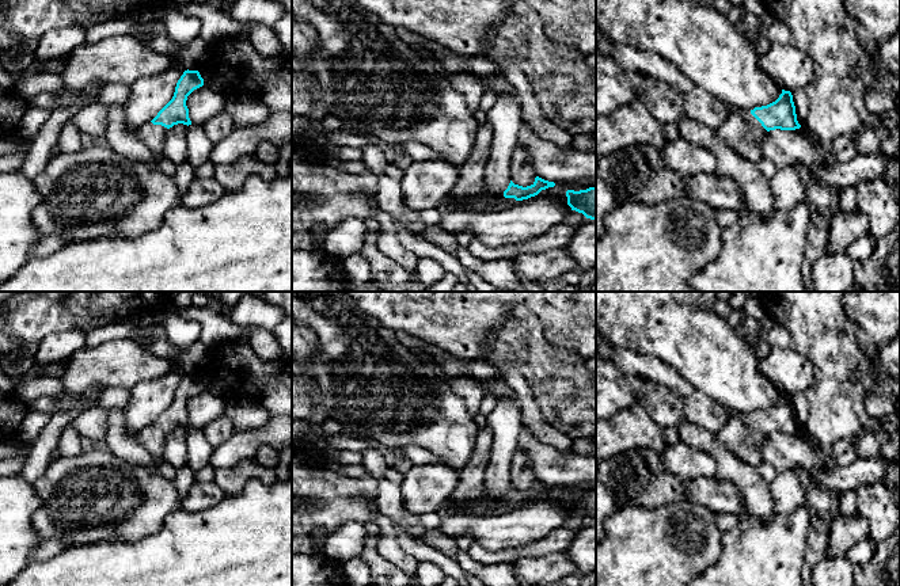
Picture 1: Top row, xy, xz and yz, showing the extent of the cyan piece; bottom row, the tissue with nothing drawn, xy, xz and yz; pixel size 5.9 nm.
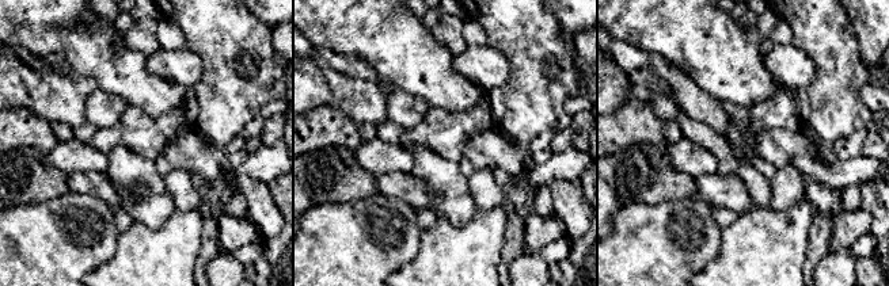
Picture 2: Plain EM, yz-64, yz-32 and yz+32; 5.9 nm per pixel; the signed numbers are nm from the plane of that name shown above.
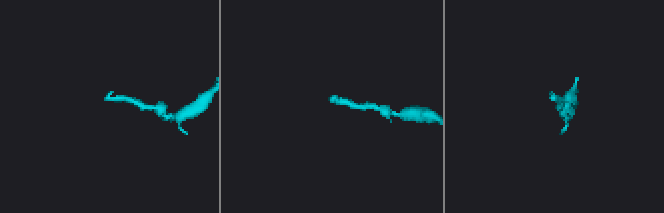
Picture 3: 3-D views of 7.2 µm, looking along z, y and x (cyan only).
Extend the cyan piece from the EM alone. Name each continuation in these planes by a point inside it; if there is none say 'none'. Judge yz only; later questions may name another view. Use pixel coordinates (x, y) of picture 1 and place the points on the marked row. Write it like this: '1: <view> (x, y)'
1: yz (741, 130)

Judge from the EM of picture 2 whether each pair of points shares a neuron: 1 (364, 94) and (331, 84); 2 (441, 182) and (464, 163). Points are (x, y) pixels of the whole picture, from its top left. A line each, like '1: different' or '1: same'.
1: same
2: different

